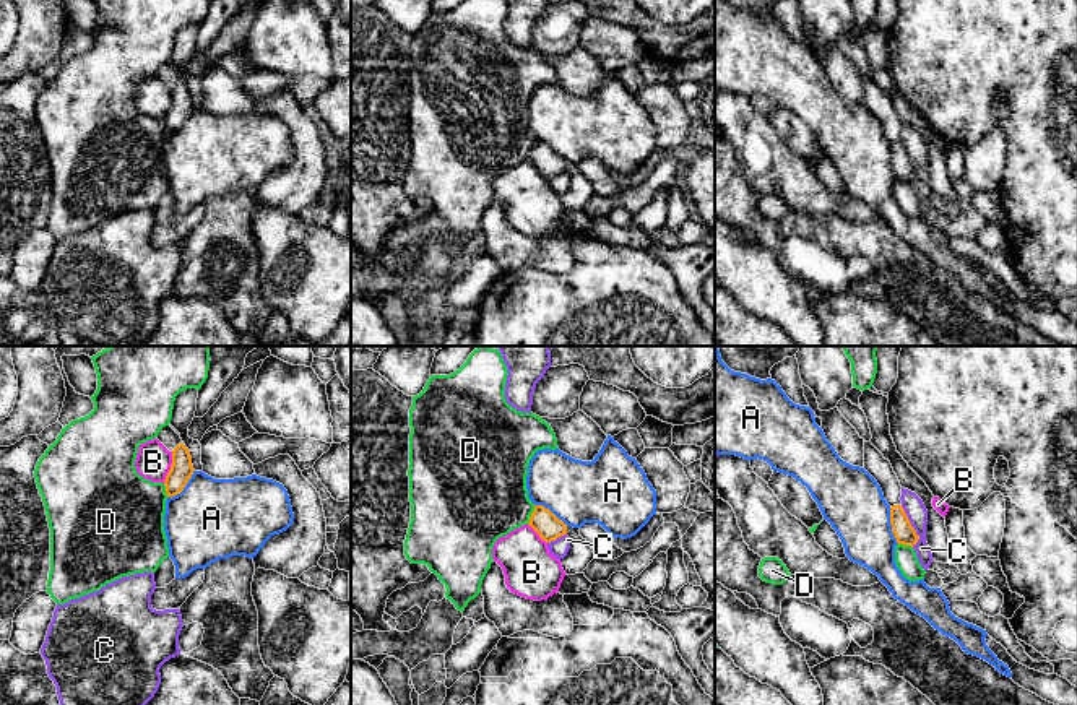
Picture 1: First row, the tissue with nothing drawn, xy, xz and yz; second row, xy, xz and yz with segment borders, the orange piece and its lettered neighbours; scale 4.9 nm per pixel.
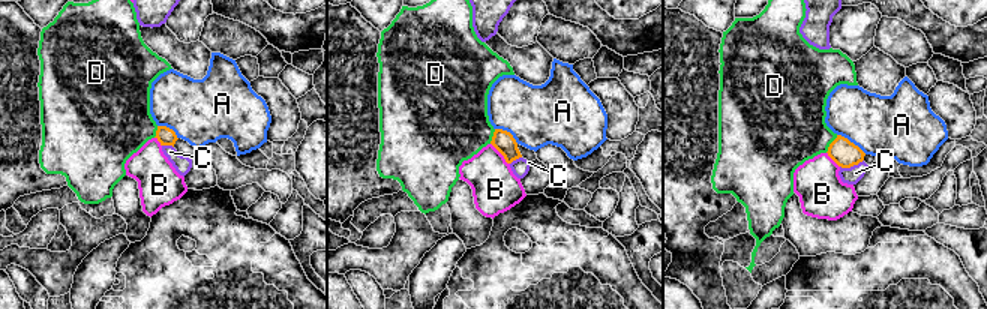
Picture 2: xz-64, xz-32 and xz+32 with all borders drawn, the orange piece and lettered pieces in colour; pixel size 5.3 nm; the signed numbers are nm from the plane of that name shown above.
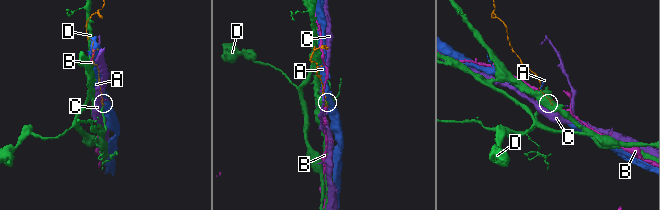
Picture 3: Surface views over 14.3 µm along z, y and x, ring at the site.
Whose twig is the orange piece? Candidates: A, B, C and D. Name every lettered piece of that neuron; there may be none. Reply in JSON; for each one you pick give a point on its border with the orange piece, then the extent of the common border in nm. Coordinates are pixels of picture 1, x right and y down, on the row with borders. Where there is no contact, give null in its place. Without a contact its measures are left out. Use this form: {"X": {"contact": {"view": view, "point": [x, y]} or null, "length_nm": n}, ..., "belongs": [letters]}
{"A": {"contact": {"view": "yz", "point": [891, 523]}, "length_nm": 190}, "belongs": ["A"]}

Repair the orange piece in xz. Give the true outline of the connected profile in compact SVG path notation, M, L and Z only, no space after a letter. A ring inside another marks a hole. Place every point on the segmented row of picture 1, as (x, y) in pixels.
M608 435L593 461L575 460L559 448L538 450L528 465L528 497L534 512L528 525L546 543L567 534L567 528L601 525L612 538L635 536L656 515L656 491L635 458Z

